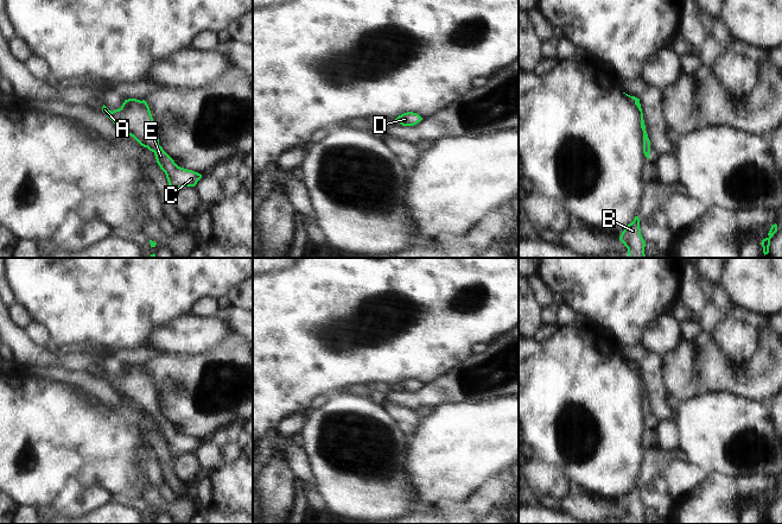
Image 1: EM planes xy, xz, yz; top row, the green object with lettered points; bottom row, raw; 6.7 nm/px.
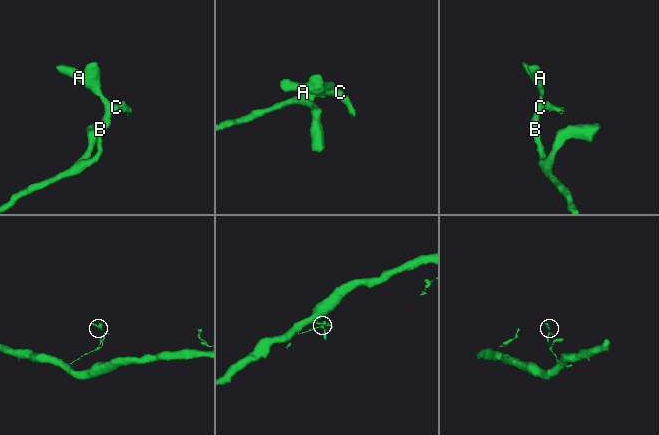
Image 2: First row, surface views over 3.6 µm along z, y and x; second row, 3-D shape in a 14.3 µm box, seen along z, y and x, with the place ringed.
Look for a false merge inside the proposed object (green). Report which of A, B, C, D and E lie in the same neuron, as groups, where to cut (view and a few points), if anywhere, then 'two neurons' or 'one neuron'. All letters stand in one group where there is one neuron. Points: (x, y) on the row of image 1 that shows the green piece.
groups A B C D E; cut none; one neuron

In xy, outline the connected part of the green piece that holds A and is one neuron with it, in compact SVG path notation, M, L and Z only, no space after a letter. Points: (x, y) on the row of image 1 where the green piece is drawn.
M125 100L122 106L113 112L103 105L102 112L123 134L133 137L141 146L154 153L158 165L166 175L172 194L179 188L195 187L202 178L201 173L178 166L159 145L157 127L145 100Z

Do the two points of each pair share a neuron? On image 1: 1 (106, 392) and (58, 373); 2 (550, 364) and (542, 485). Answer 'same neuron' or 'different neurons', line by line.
1: same neuron
2: different neurons

